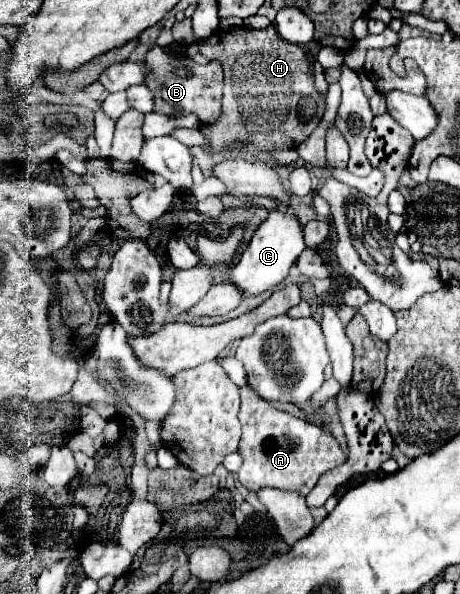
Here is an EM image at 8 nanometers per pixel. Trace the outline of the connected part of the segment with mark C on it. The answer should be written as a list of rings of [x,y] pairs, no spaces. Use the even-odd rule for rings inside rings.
[[[291,208],[269,210],[267,220],[259,224],[259,228],[255,230],[255,234],[253,234],[247,250],[243,252],[241,260],[233,266],[231,282],[235,286],[239,286],[245,296],[265,292],[267,288],[273,288],[287,278],[291,264],[299,258],[299,254],[303,250],[305,250],[303,230],[301,230],[297,216],[291,212]]]

